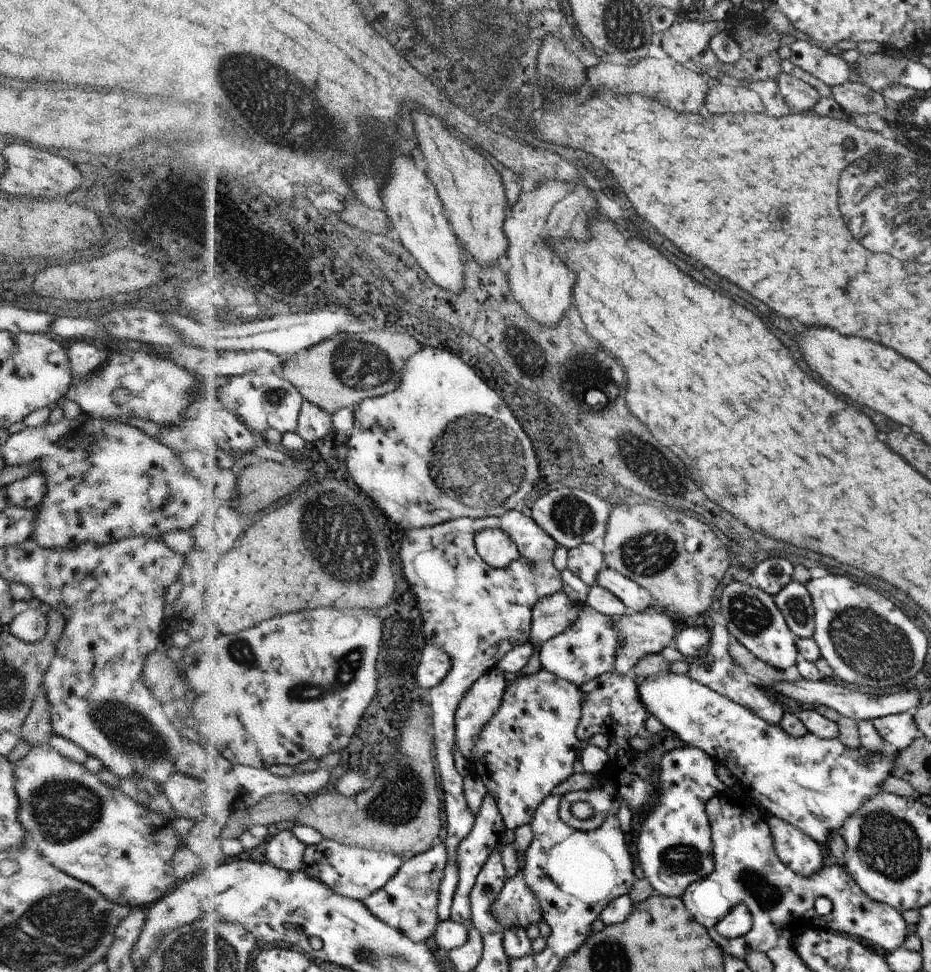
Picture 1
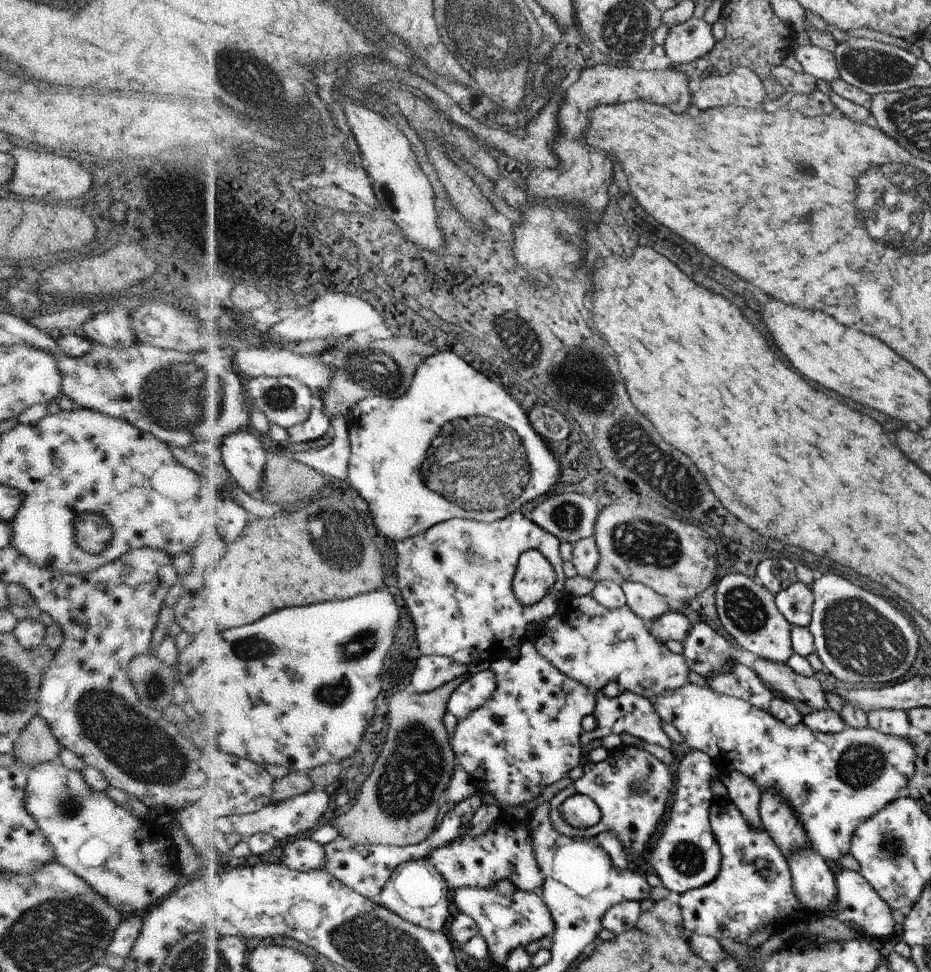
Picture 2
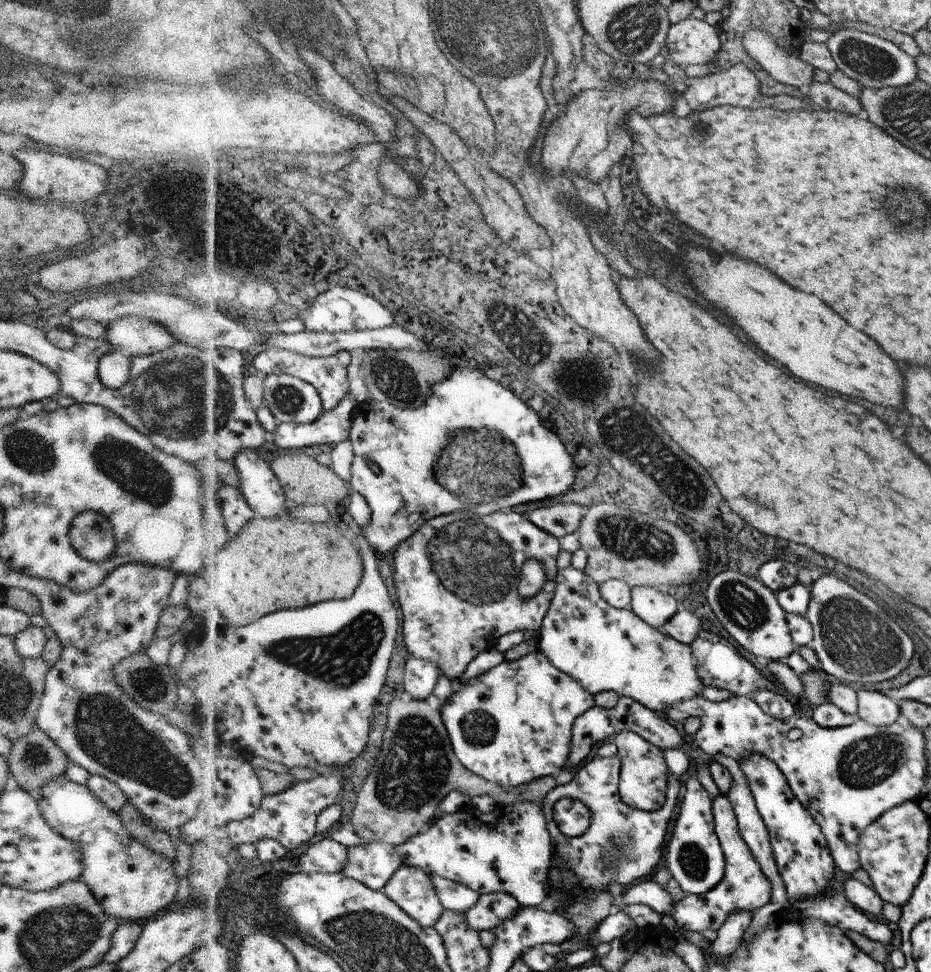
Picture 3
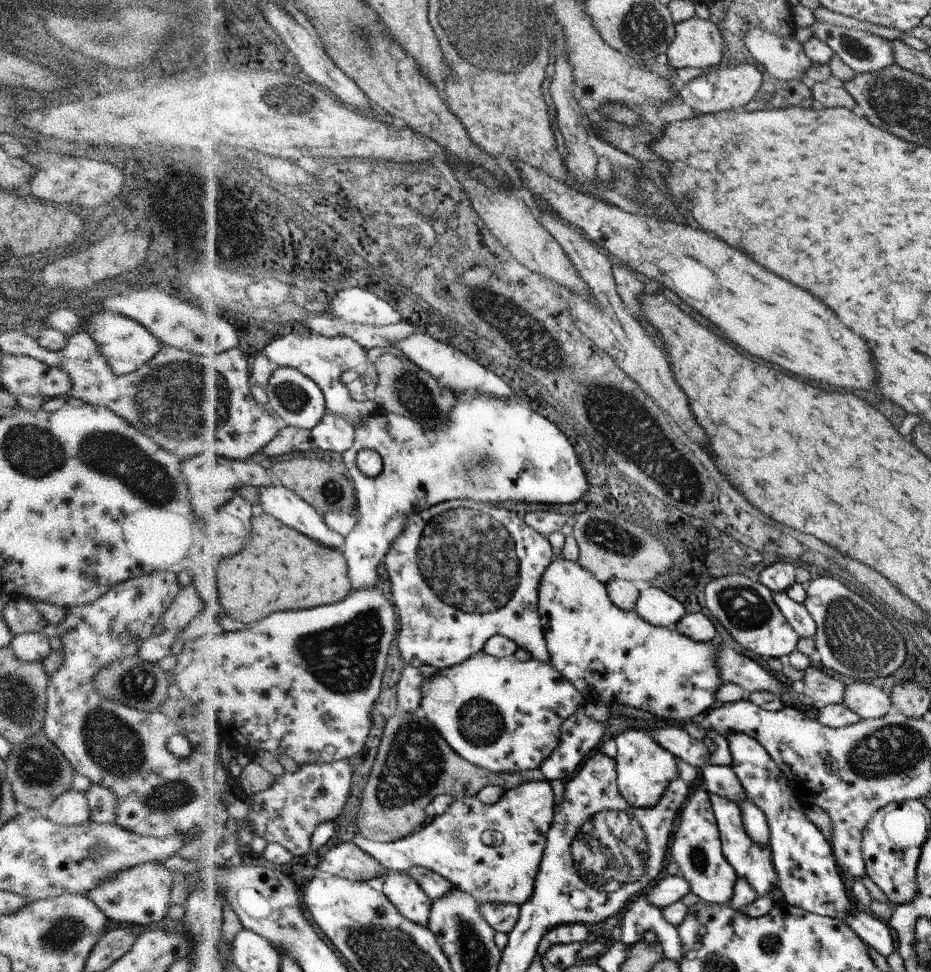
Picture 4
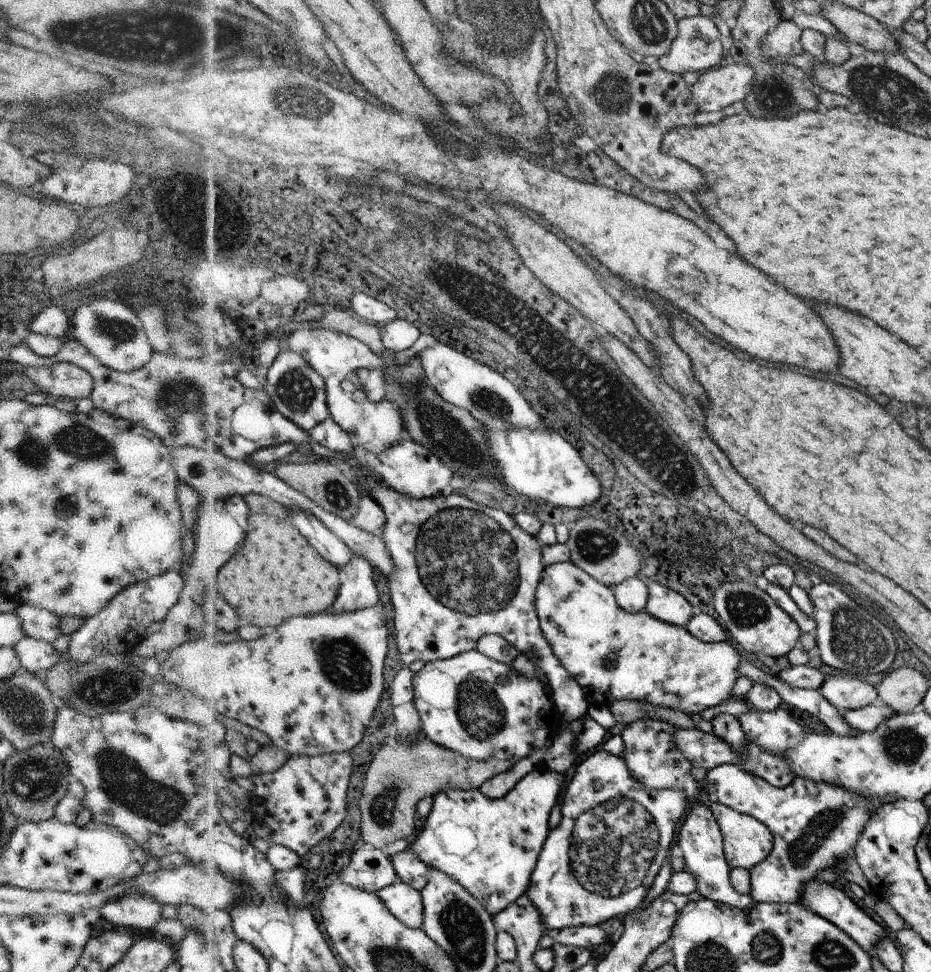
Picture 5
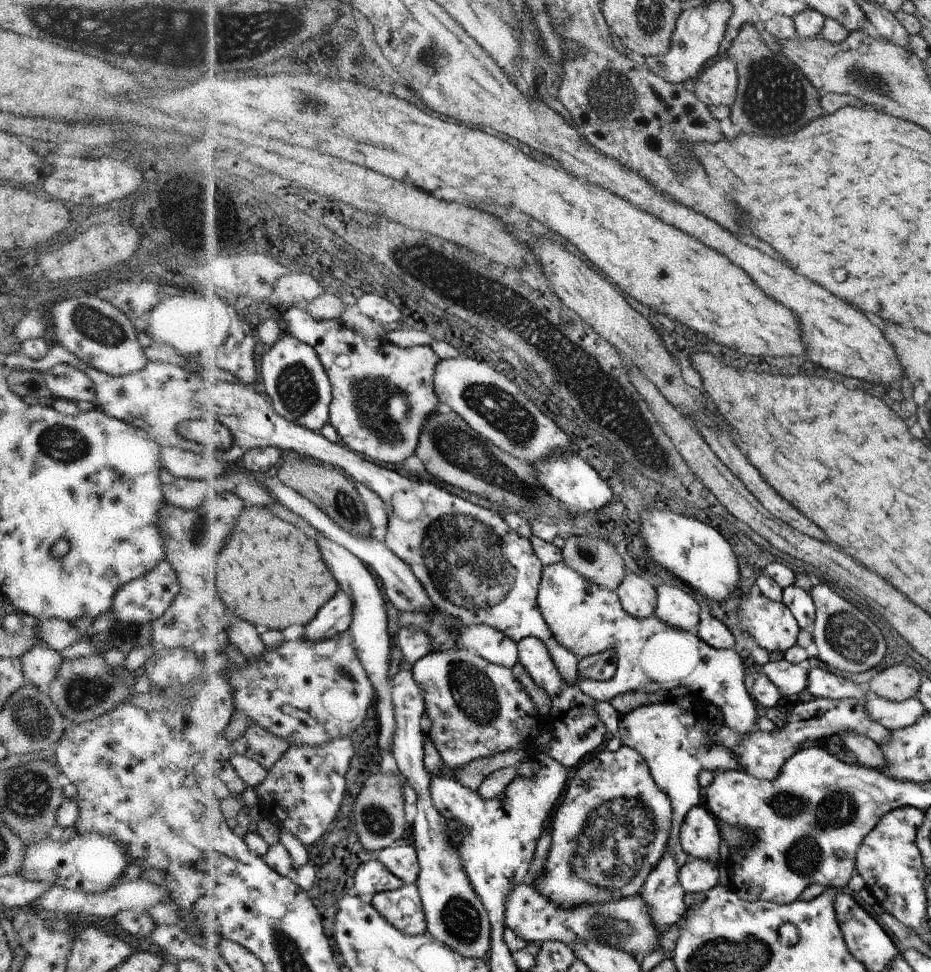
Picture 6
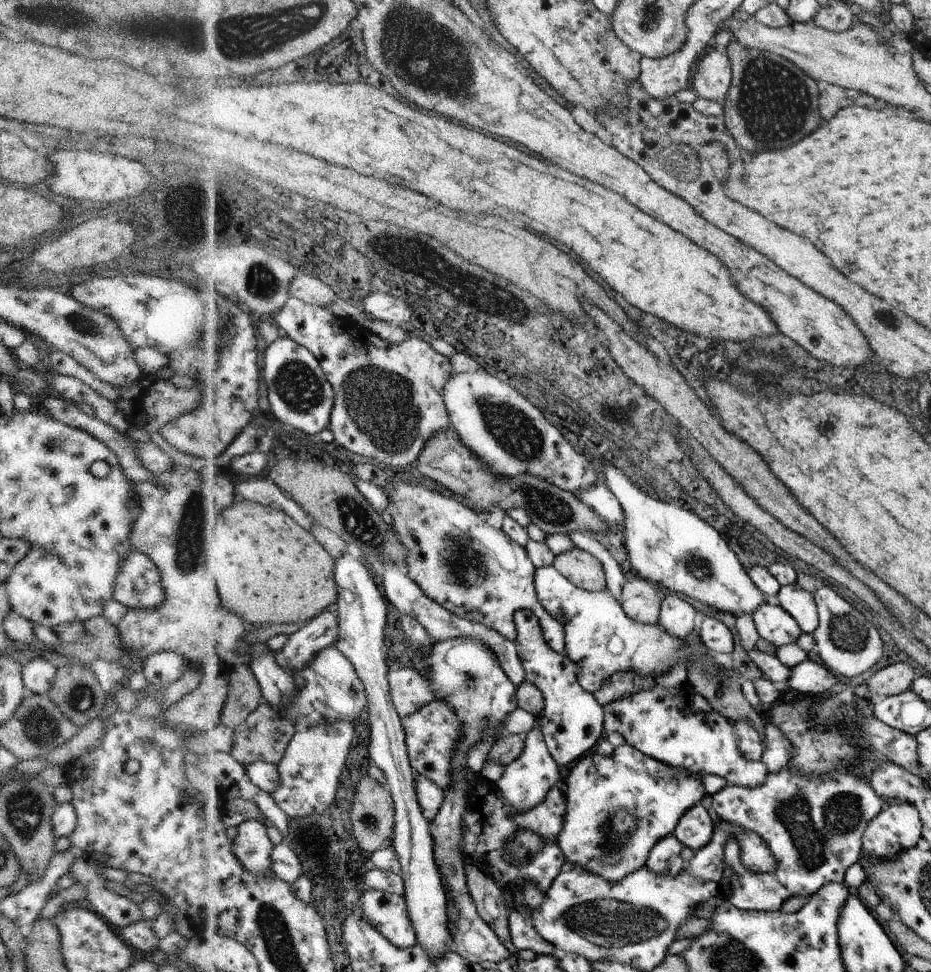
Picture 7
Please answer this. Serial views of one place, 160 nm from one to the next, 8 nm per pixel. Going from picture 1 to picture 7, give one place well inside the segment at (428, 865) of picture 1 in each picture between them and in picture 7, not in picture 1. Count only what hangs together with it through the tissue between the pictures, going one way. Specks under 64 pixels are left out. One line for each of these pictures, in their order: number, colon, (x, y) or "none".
2: (419, 892)
3: (412, 888)
4: (404, 890)
5: (407, 903)
6: (405, 908)
7: (389, 912)

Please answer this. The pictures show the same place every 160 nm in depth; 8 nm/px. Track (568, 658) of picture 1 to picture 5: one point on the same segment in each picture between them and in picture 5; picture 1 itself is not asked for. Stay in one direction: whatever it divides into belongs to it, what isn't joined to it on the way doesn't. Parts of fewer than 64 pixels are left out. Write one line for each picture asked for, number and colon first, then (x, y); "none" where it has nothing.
2: (594, 645)
3: (604, 648)
4: (657, 669)
5: (613, 654)

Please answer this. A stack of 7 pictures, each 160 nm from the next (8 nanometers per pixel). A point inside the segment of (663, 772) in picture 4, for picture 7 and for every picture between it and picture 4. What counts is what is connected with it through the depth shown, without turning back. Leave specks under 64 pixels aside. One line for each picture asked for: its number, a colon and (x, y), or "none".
5: (652, 754)
6: (674, 742)
7: (657, 721)

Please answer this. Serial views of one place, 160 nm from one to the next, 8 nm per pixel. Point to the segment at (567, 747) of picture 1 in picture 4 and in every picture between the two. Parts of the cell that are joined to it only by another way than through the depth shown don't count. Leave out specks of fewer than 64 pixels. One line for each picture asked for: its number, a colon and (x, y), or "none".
2: (527, 736)
3: (513, 724)
4: (504, 715)

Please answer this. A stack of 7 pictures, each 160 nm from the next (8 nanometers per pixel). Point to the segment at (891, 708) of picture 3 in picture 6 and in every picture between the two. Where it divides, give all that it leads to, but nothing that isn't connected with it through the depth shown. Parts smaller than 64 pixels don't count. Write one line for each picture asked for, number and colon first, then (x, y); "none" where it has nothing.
4: (868, 701)
5: (843, 690)
6: (821, 684)

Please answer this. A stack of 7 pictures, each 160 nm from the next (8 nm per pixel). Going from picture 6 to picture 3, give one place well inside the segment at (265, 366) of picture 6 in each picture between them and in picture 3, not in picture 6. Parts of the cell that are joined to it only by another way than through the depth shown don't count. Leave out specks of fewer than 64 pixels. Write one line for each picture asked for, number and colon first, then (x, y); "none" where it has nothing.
3: (292, 399)
4: (296, 397)
5: (302, 394)

